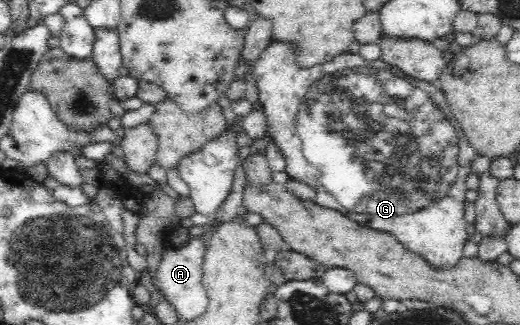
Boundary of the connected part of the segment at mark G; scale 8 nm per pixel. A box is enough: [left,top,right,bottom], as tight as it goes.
[254,40,477,270]

